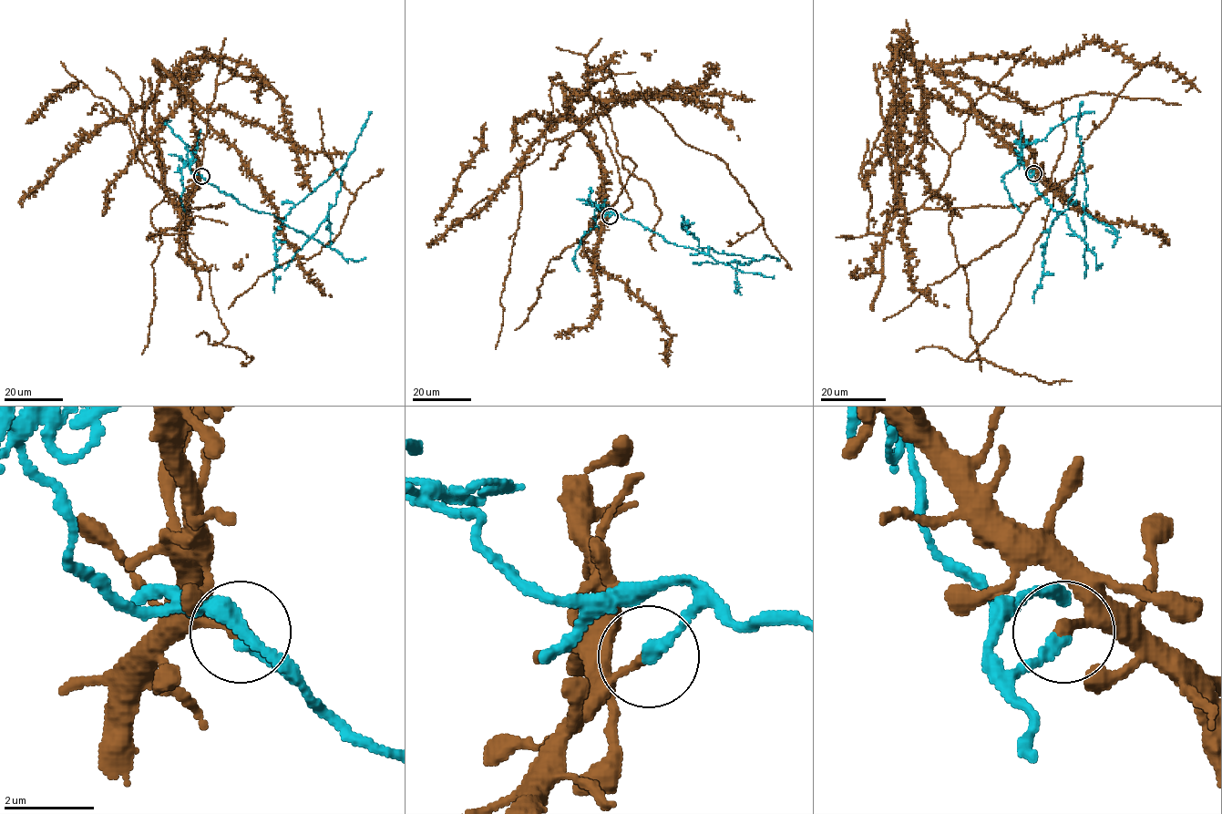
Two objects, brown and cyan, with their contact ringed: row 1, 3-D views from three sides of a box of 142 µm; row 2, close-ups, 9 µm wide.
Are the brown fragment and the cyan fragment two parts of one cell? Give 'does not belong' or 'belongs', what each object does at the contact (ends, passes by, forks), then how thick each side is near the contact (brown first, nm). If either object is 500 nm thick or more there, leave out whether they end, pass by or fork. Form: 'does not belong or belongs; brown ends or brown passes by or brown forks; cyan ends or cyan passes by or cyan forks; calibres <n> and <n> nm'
does not belong; brown ends; cyan ends; calibres 280 and 280 nm

